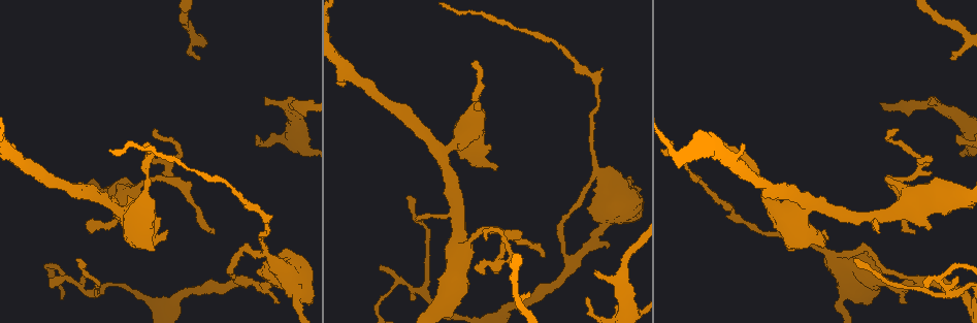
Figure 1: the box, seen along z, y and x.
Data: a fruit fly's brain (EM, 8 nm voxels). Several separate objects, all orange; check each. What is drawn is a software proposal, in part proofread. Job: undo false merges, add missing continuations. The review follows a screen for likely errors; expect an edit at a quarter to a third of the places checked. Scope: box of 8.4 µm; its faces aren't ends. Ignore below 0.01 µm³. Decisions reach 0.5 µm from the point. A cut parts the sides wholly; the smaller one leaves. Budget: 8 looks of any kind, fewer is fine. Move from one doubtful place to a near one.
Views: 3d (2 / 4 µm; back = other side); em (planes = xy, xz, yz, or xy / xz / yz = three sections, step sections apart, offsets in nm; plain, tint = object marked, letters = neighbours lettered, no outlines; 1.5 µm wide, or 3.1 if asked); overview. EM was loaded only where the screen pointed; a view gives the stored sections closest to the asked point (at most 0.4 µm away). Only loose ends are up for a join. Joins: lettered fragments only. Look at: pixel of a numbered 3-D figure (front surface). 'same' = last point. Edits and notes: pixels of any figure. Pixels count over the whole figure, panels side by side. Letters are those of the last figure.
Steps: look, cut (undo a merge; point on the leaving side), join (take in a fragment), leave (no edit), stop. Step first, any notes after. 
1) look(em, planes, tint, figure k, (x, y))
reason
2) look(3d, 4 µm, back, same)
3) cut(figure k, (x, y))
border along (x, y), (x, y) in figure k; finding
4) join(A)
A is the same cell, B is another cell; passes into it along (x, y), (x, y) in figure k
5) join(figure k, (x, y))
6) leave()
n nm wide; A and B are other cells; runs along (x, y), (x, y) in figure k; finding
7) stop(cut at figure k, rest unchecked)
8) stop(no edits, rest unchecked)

look(em, xz, step 8, letters, figure 1, (198, 60))
free end

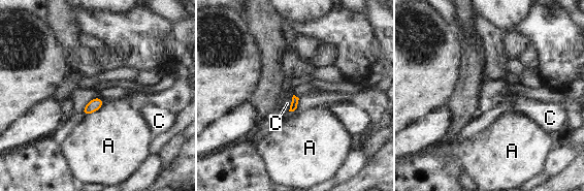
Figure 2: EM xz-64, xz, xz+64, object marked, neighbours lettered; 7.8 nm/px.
look(em, planes, letters, same)

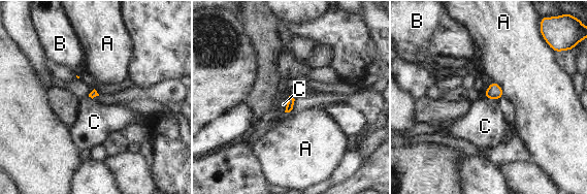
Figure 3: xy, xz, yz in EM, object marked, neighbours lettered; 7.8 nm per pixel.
leave()
A, B and C are other cells; border along (289, 96), (284, 111) in figure 3; none of them fits

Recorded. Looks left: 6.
look(em, xz, step 8, letters, figure 1, (559, 48))
narrows sharply

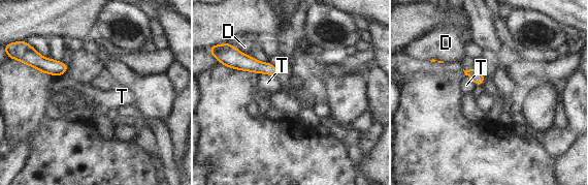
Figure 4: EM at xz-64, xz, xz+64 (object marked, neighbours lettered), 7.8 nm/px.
leave()
D and T are other cells; border along (258, 72), (273, 74), (278, 78) in figure 4; continuous, no second cell

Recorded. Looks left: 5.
look(3d, 4 µm, figure 1, (442, 215))

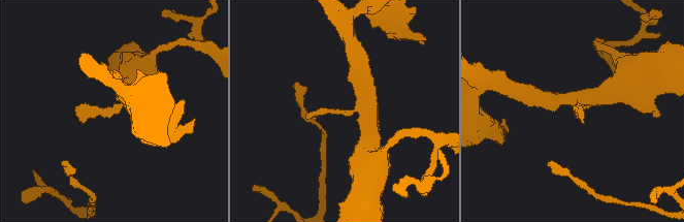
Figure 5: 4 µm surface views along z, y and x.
look(em, yz, step 4, tint, figure 5, (575, 108))
need the tissue

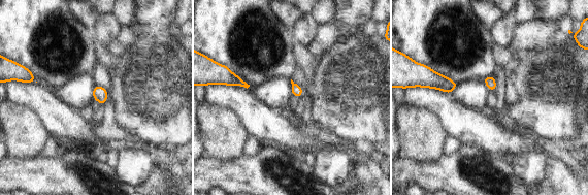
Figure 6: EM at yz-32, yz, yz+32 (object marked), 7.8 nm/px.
look(em, planes, letters, same)
cut it another way

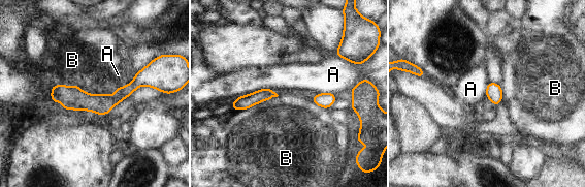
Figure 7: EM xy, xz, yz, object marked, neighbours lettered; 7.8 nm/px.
leave()
A and B are other cells; runs along (152, 83), (136, 82), (110, 101), (53, 98) in figure 7; continuous, no second cell

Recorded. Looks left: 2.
stop(no edits, rest unchecked)

